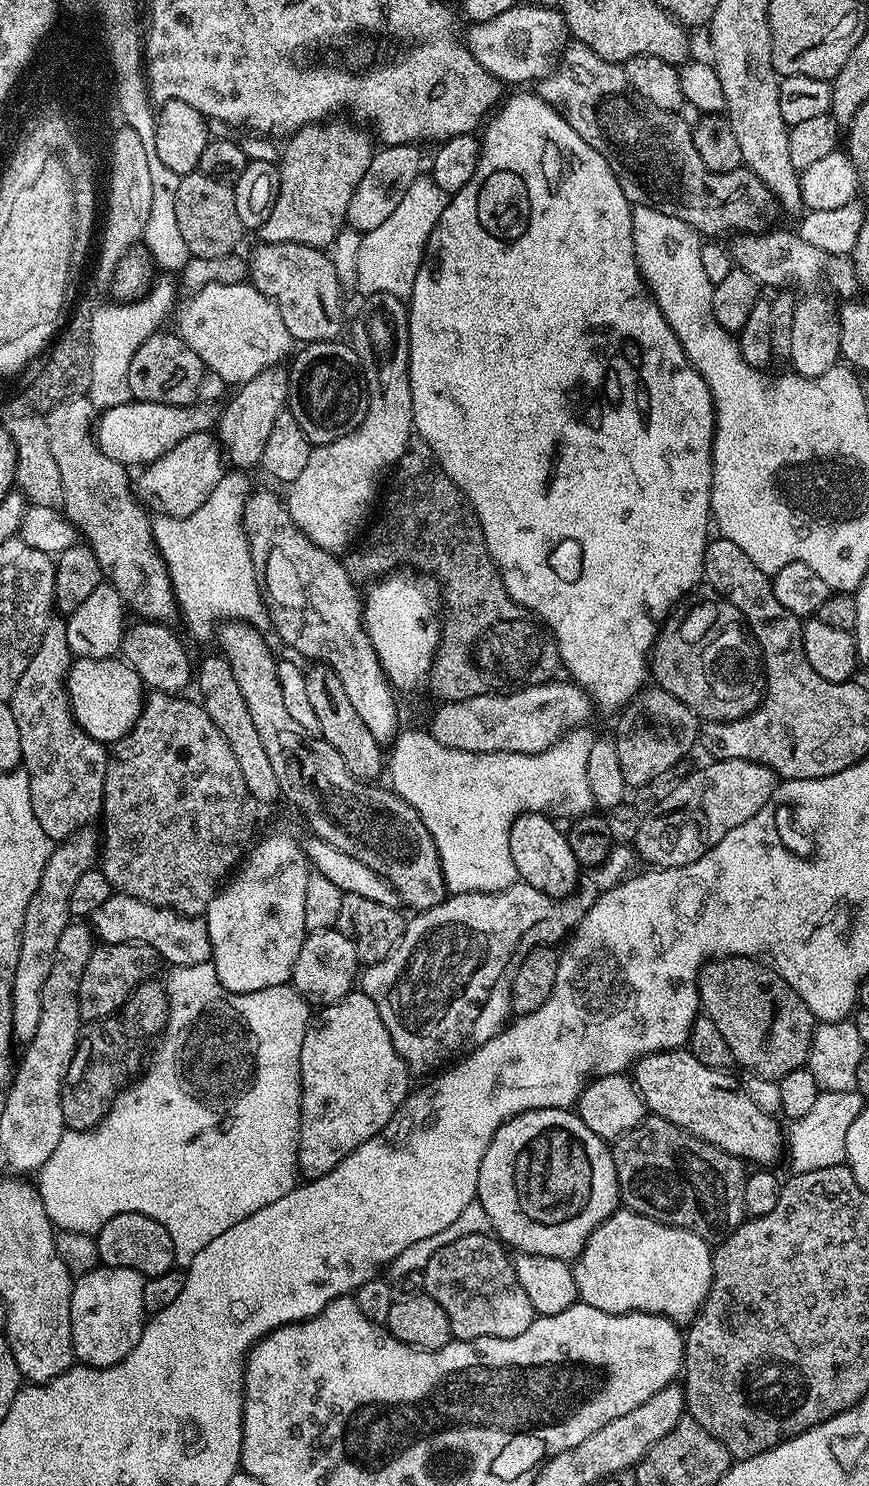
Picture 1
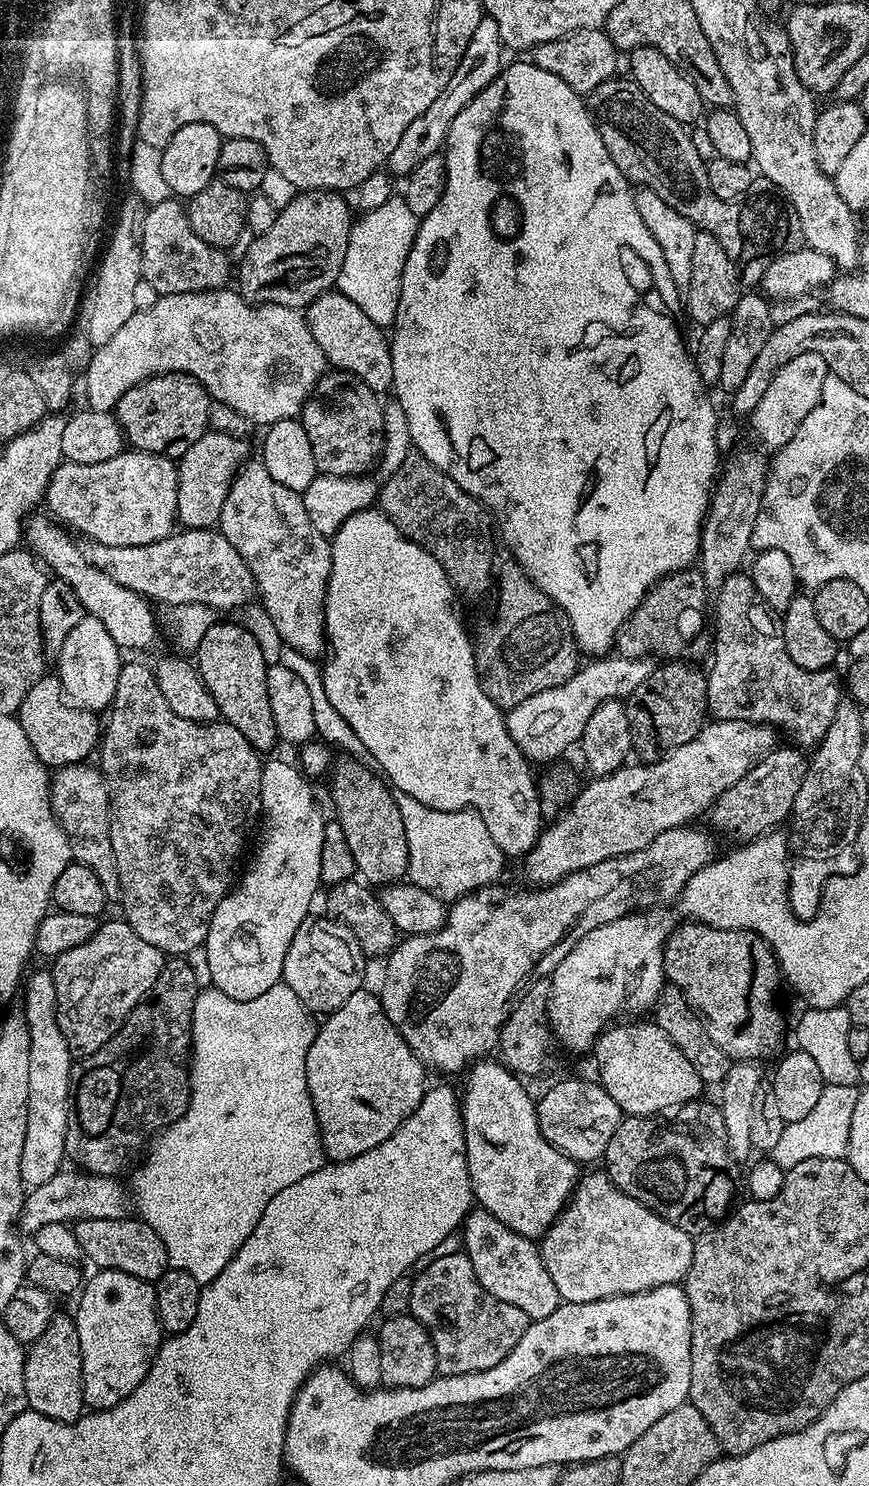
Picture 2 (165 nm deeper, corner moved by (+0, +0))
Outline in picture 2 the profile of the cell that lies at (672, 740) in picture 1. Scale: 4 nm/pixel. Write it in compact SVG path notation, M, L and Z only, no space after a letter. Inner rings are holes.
M664 662L653 667L650 678L626 698L626 707L632 718L632 742L644 752L660 754L690 742L702 730L708 716L707 675L699 672L692 662Z

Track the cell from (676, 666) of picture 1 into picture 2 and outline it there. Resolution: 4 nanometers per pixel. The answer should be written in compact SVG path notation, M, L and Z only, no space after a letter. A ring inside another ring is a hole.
M699 567L684 568L680 572L671 572L664 576L652 587L652 590L644 595L642 602L630 614L630 618L620 627L616 635L615 651L622 658L631 660L643 660L648 652L657 652L660 658L688 658L691 652L700 648L699 636L704 632L704 607L710 604L710 590L704 581L704 575Z

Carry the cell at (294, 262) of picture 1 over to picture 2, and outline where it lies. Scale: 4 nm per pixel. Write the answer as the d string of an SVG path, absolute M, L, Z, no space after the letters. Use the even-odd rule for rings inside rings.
M343 291L323 292L316 301L308 305L306 319L310 332L314 334L314 340L318 342L318 346L322 350L325 361L333 369L354 374L362 382L366 382L366 386L370 386L370 390L374 390L378 394L384 394L384 391L387 393L391 389L392 350L389 337L386 335L385 329L370 322L370 318L366 318L366 314L362 314L362 310L358 310L358 306L354 306L354 302L350 302L350 298L346 298Z

